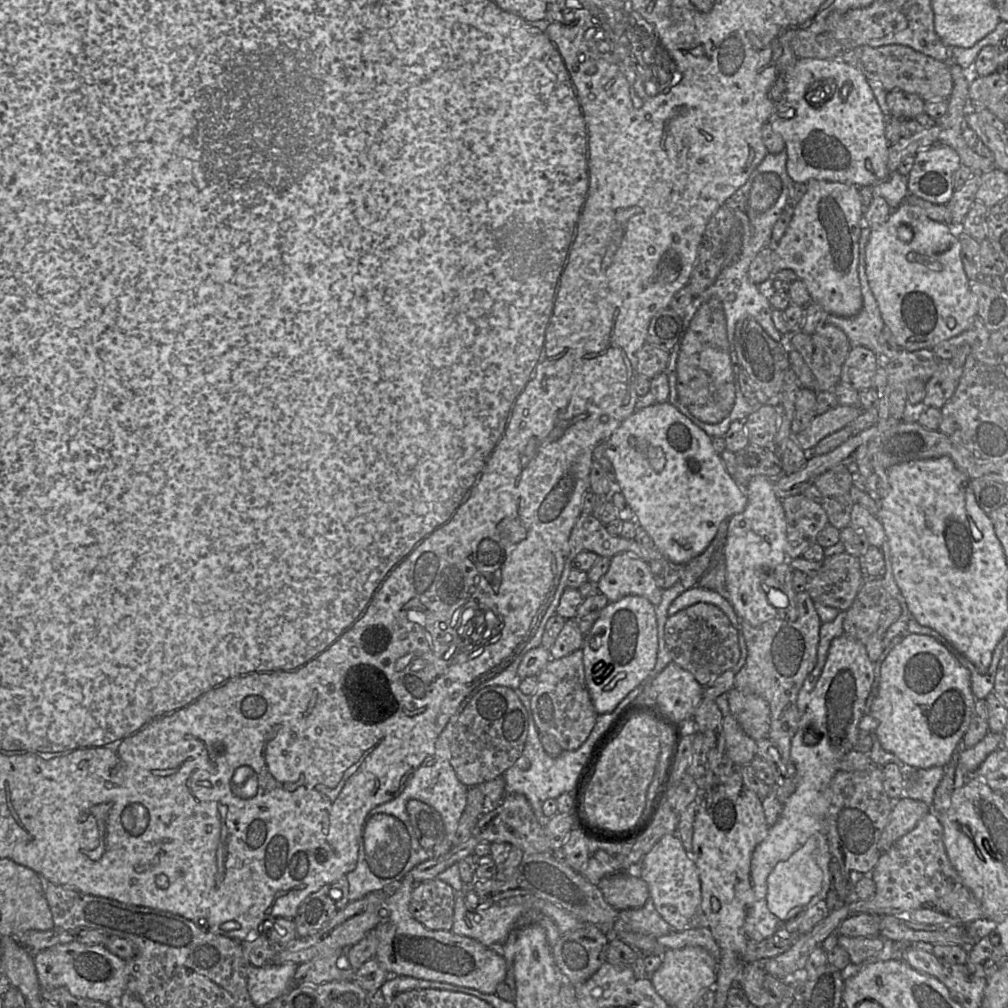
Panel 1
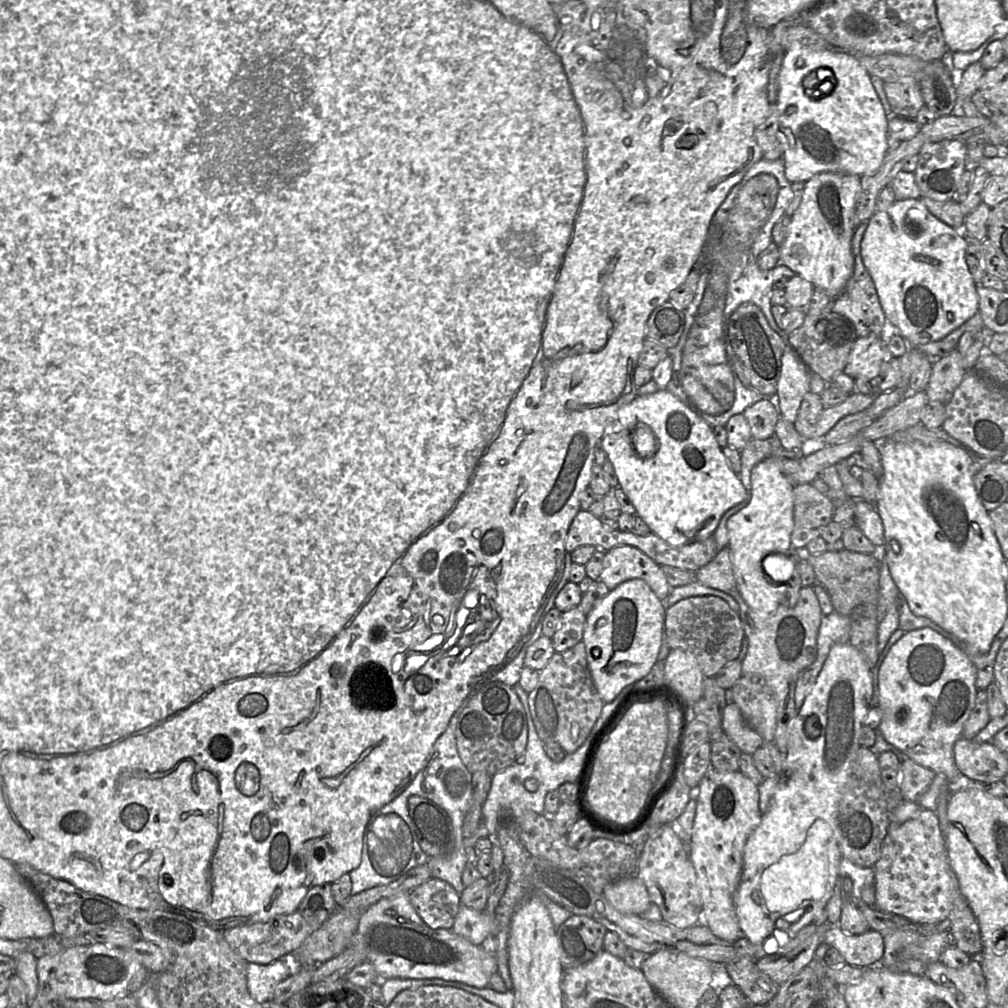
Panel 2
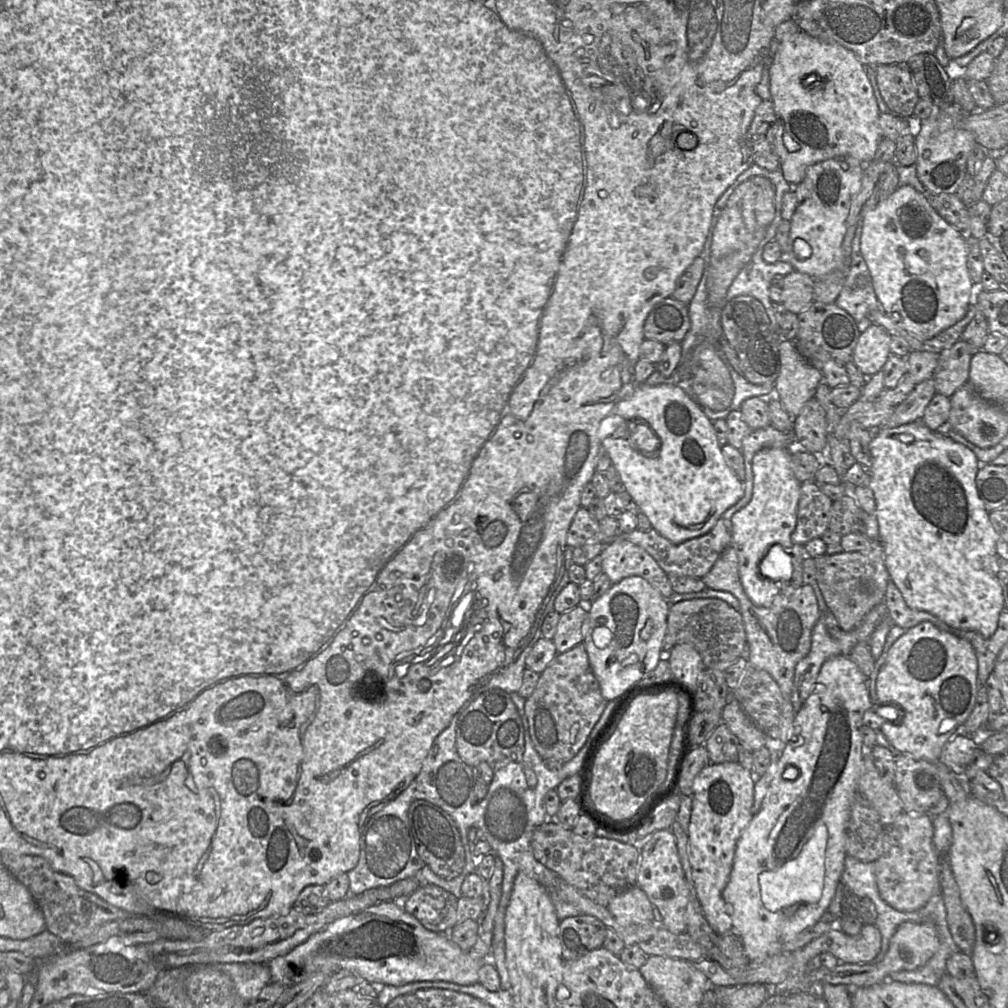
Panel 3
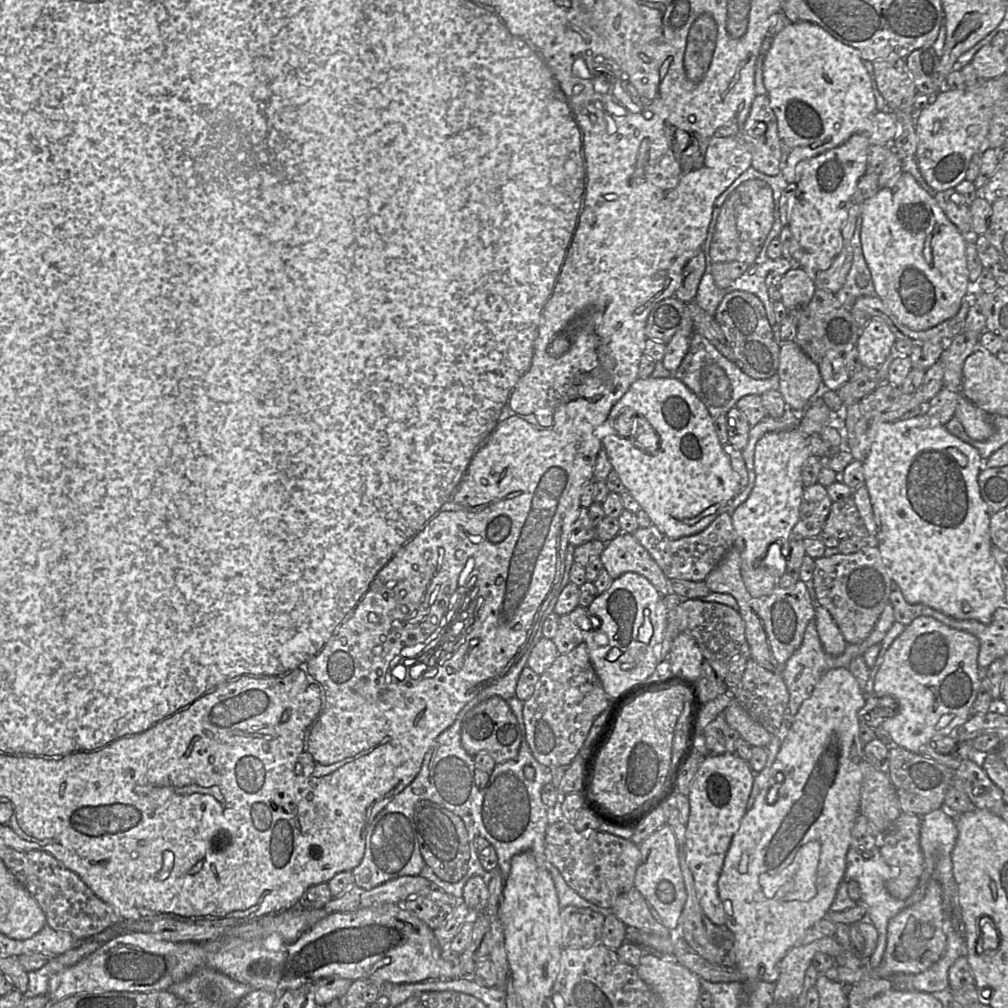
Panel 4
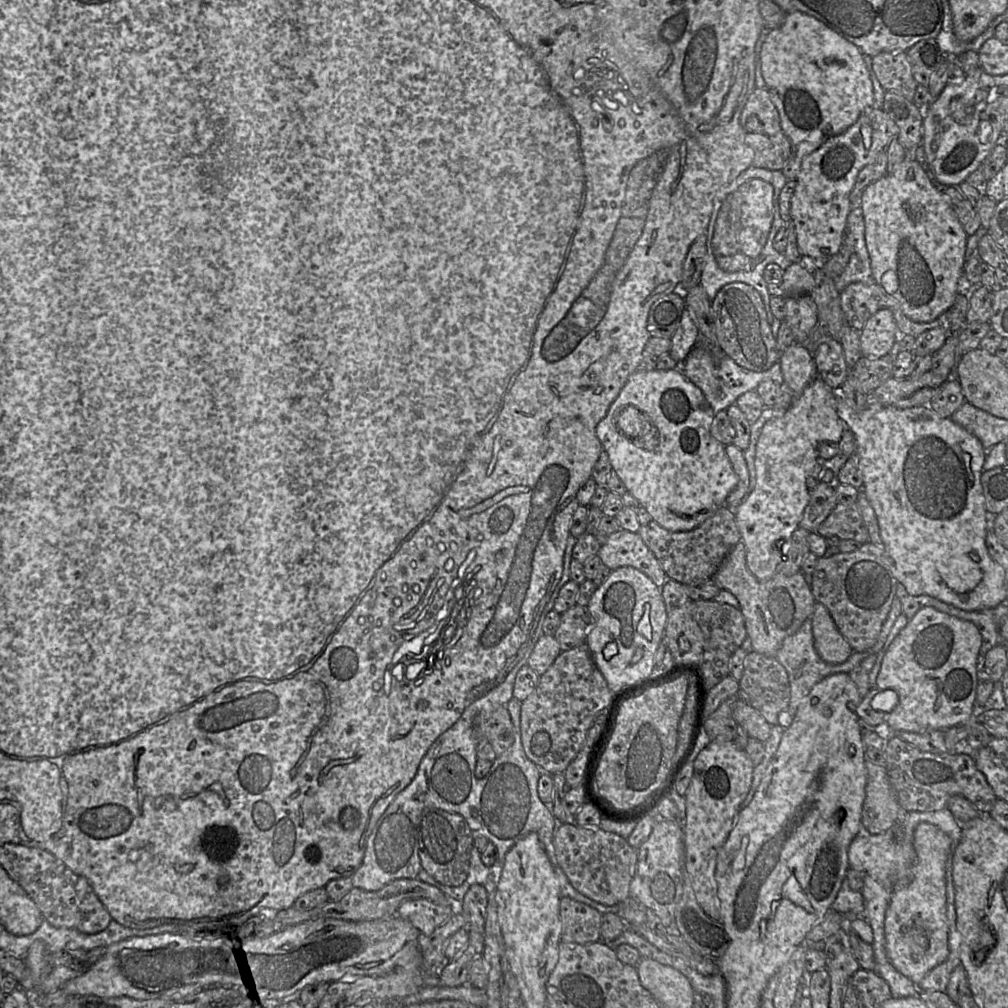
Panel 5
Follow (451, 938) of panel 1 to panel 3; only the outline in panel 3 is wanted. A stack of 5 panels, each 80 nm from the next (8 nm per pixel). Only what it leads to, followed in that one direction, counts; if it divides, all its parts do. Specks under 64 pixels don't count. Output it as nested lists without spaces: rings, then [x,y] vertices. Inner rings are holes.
[[[385,901],[335,920],[287,954],[269,960],[267,966],[271,973],[271,982],[281,983],[286,987],[296,985],[319,971],[335,973],[340,970],[349,970],[369,983],[401,986],[418,981],[446,981],[468,986],[479,983],[479,969],[485,961],[475,959],[469,952],[462,950],[448,933],[426,929],[416,917],[405,911],[402,904]]]

